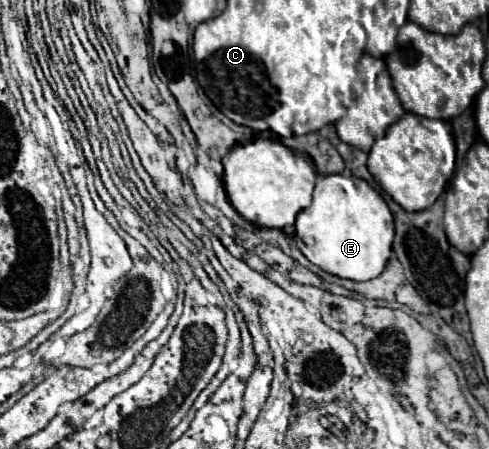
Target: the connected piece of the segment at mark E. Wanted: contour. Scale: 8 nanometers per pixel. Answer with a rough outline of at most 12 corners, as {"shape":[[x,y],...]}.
{"shape":[[318,175],[297,246],[342,279],[370,281],[394,219],[352,175]]}

